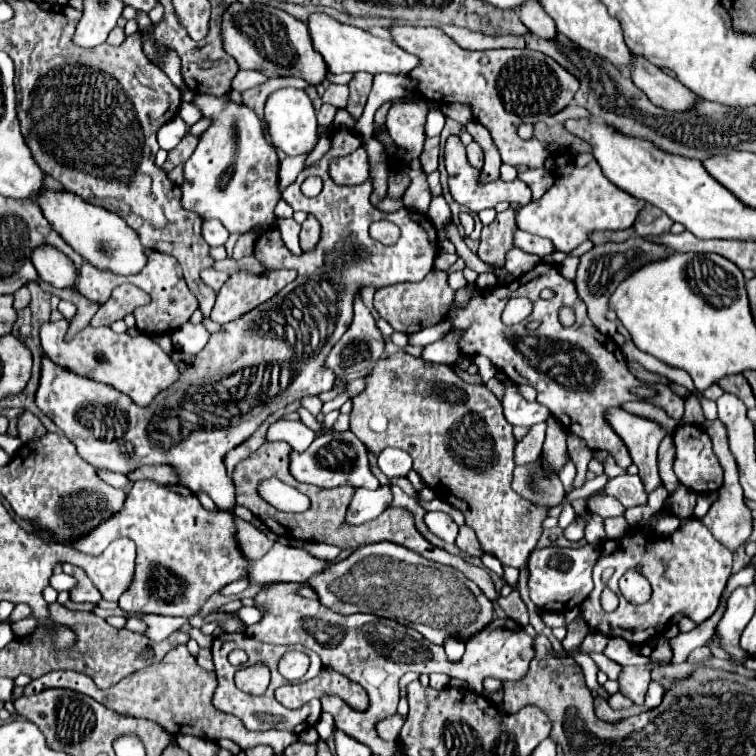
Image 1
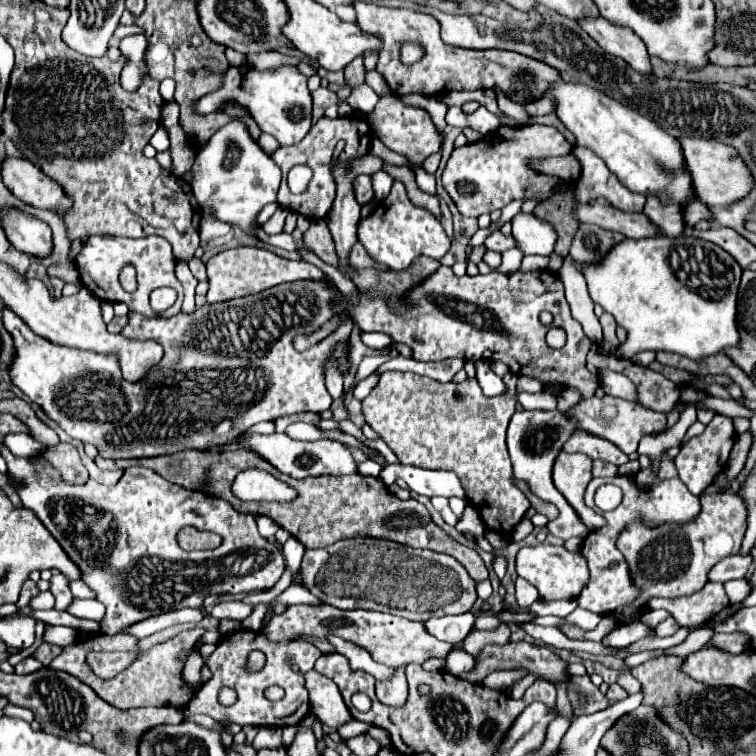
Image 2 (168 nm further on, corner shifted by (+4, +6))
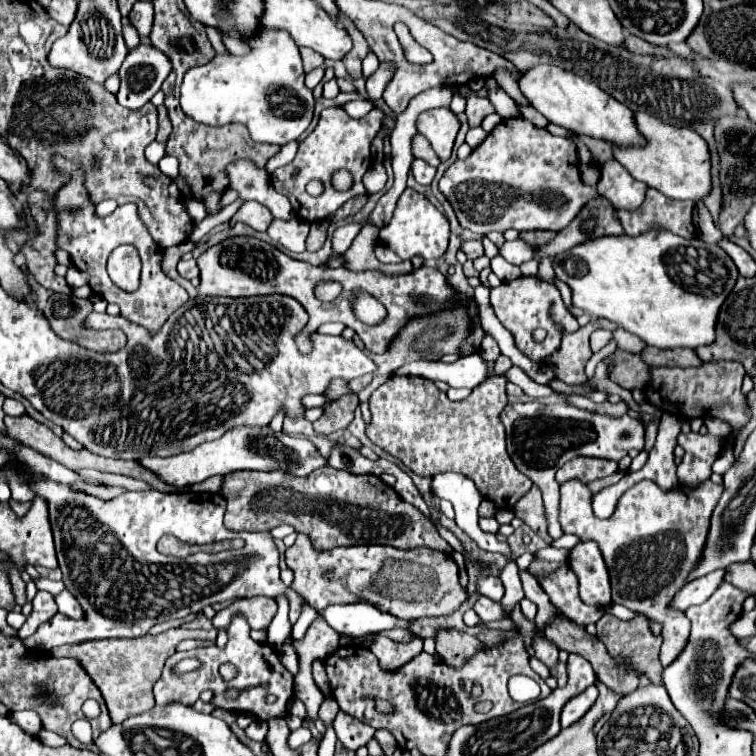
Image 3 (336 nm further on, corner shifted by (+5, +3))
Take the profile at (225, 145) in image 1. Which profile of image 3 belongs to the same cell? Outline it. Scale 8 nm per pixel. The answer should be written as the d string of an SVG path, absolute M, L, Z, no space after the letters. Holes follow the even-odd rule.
M237 159L227 165L225 175L229 179L229 189L237 191L241 201L257 201L265 205L273 213L273 217L279 217L279 219L293 217L289 199L275 191L267 169L257 167L249 159Z

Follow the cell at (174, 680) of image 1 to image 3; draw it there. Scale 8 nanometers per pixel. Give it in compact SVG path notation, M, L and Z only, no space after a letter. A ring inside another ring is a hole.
M169 629L161 635L143 635L143 637L133 637L133 639L87 641L83 645L63 645L63 647L51 649L51 655L77 659L79 665L83 669L87 669L85 673L91 677L91 681L101 691L113 723L123 723L125 719L141 715L141 713L155 707L153 685L161 677L161 669L163 669L165 659L175 653L175 647L183 639L205 639L205 635L211 635L211 639L215 639L213 633L217 633L217 631L215 629L211 629L211 631Z

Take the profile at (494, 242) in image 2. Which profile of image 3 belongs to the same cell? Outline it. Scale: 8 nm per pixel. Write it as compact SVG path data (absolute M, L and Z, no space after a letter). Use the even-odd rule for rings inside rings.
M465 241L465 243L461 245L461 251L465 251L469 259L477 259L477 257L485 255L485 249L483 249L481 241Z

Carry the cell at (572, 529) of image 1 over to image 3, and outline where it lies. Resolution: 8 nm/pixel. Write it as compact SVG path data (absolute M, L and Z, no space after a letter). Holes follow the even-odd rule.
M517 403L507 405L501 413L501 421L507 431L507 453L515 467L527 475L543 493L543 503L547 511L547 523L549 523L549 535L551 539L559 539L563 535L561 523L559 523L560 488L555 481L555 473L559 465L567 463L571 457L577 455L589 455L589 457L603 457L619 461L627 455L629 449L643 449L643 437L645 437L645 423L639 419L633 419L629 415L613 417L605 413L585 411L567 403Z

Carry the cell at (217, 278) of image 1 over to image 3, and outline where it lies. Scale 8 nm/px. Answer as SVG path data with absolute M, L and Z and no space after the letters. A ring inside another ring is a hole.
M189 259L189 261L179 261L177 271L179 271L179 275L181 275L181 277L185 277L185 279L195 279L195 277L199 277L199 269L197 269L195 259Z

